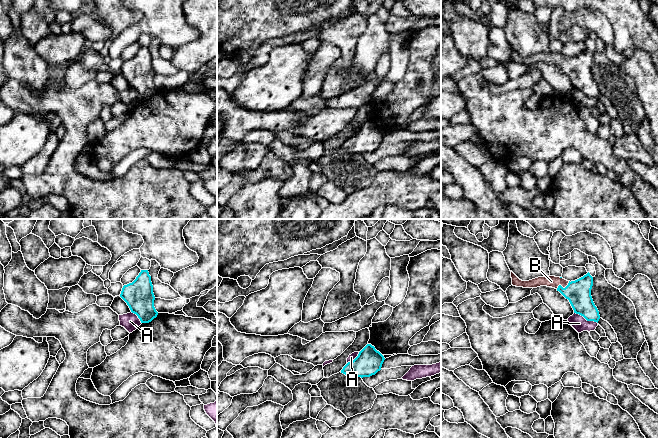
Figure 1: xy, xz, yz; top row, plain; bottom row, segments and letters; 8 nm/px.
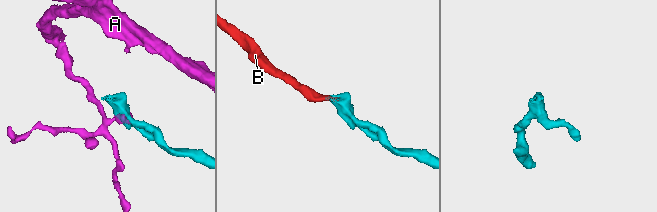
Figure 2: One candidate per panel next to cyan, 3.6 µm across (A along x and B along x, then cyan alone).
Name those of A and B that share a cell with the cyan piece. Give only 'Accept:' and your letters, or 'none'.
Accept: B

